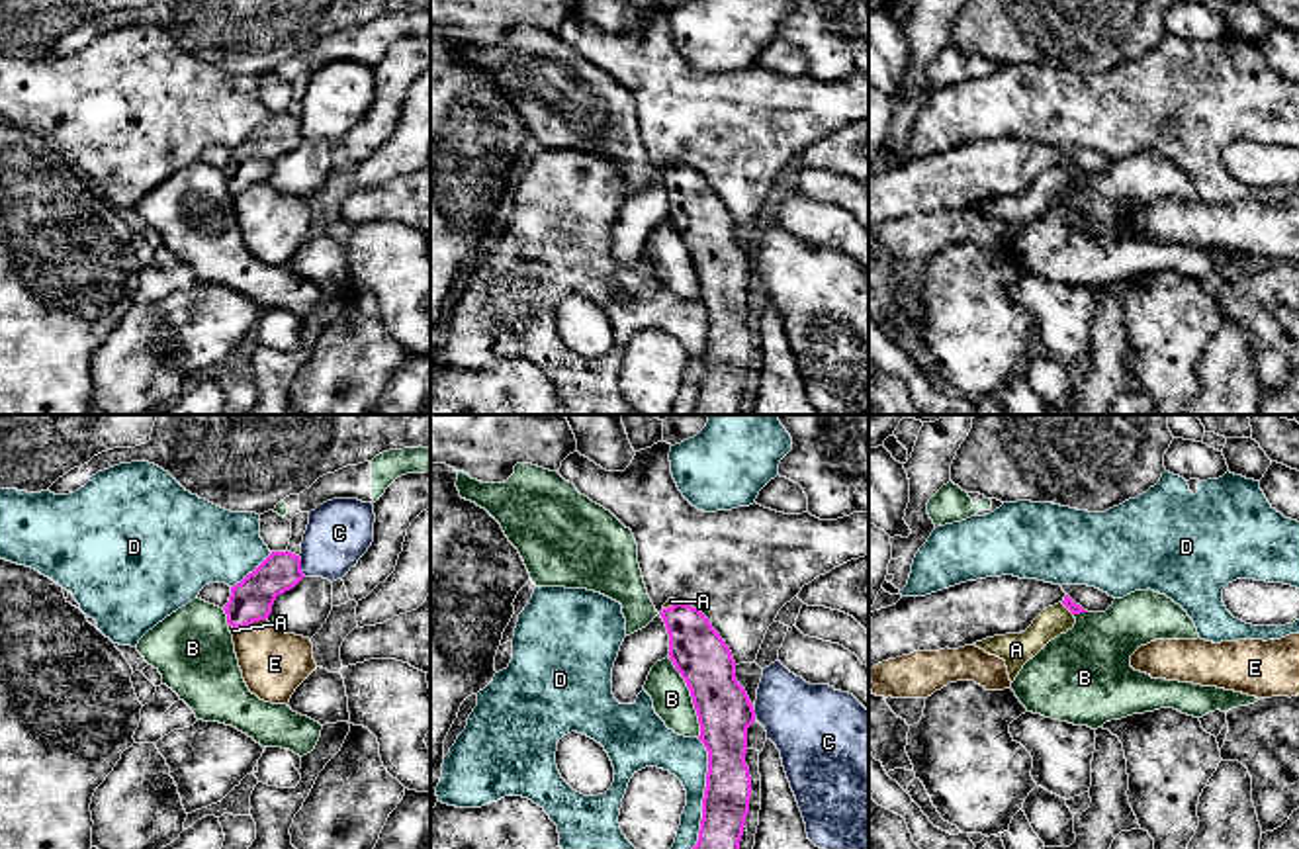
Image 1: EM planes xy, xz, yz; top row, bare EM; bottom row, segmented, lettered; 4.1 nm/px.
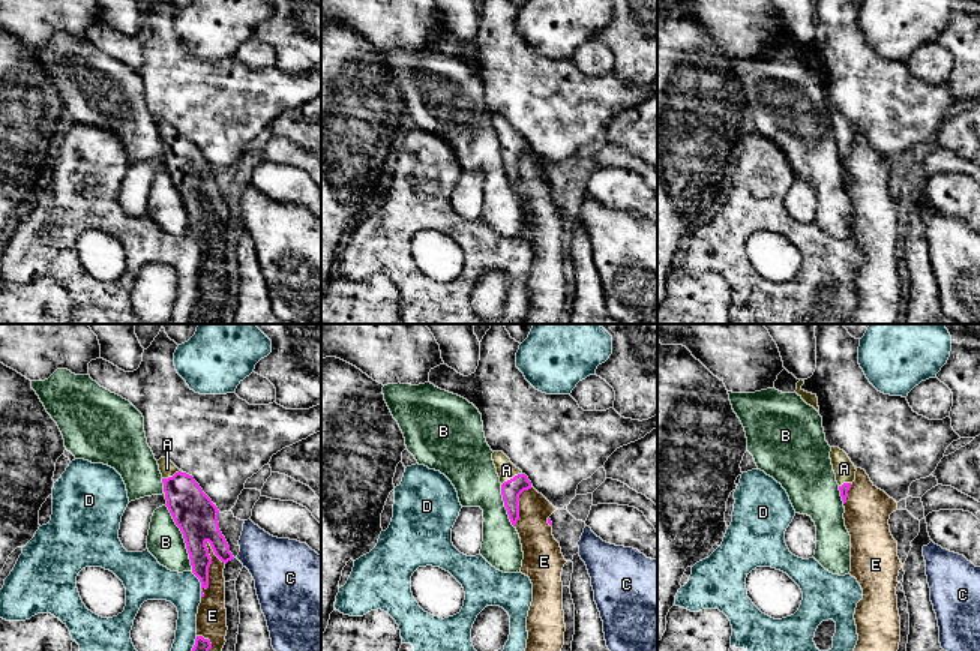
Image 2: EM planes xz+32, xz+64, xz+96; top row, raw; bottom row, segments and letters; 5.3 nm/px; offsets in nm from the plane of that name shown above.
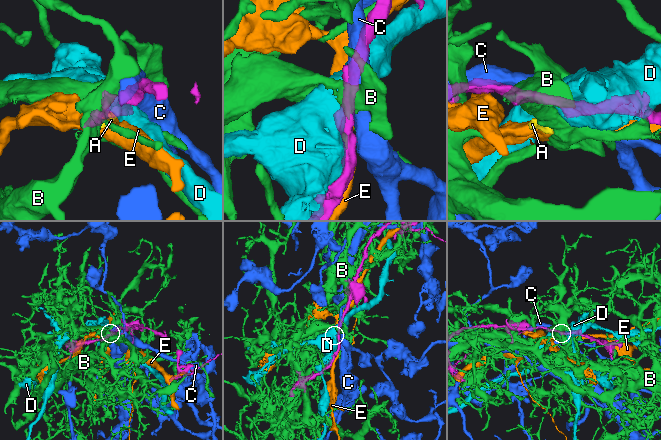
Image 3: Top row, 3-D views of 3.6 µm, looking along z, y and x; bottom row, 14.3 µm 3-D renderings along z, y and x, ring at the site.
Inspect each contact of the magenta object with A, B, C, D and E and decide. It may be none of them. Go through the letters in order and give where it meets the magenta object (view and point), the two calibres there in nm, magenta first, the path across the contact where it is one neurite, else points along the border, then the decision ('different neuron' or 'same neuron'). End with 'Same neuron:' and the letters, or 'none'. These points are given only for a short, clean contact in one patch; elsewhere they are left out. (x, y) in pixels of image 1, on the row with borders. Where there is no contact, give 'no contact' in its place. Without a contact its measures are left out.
A: contact xy (233, 626); calibres 170 and 30 nm; way xy (251, 599), (233, 626), (233, 630); same neuron
B: contact xz (691, 695); calibres 220 and 160 nm; different neuron
C: contact xy (300, 566); calibres 170 and 260 nm; different neuron
D: contact xz (705, 793); calibres 190 and 170 nm; different neuron
E: contact xy (253, 621); calibres 170 and 280 nm; different neuron
Same neuron: A

